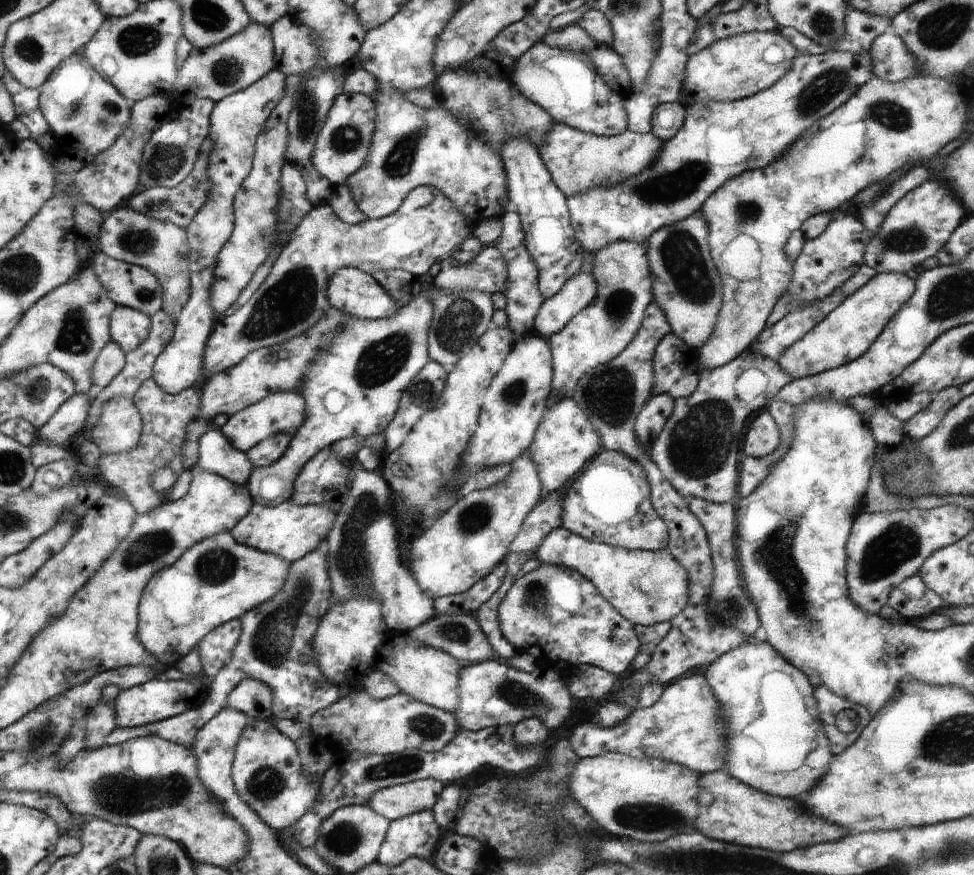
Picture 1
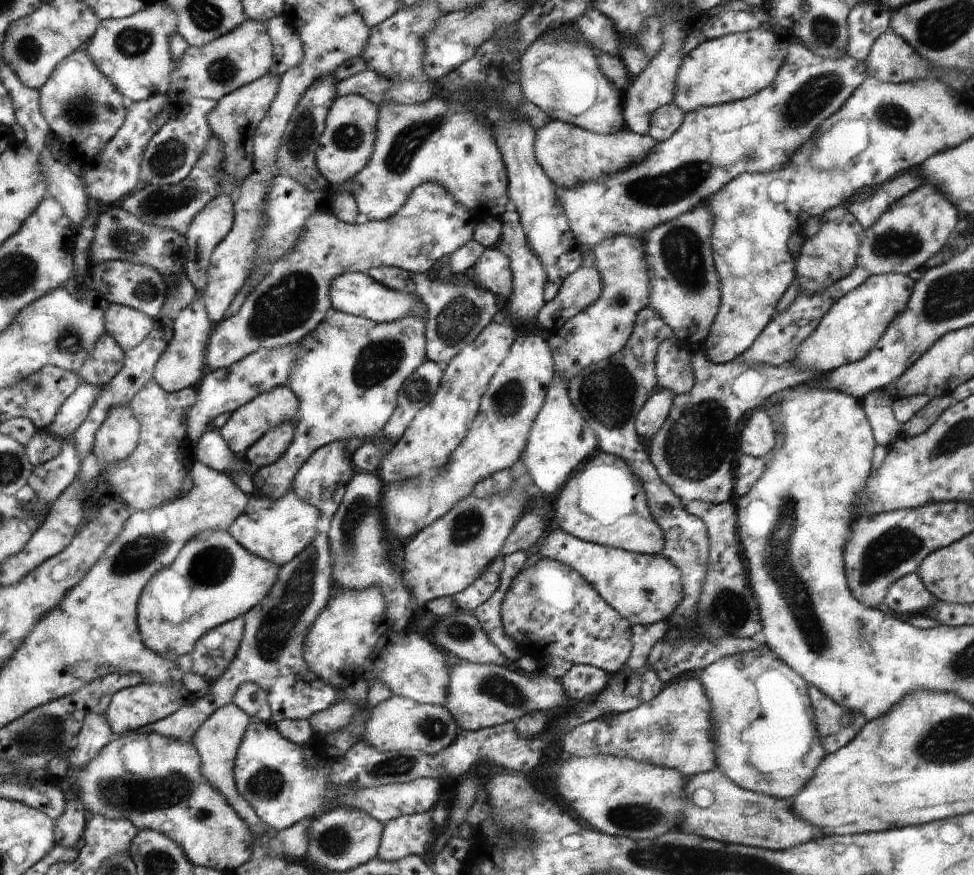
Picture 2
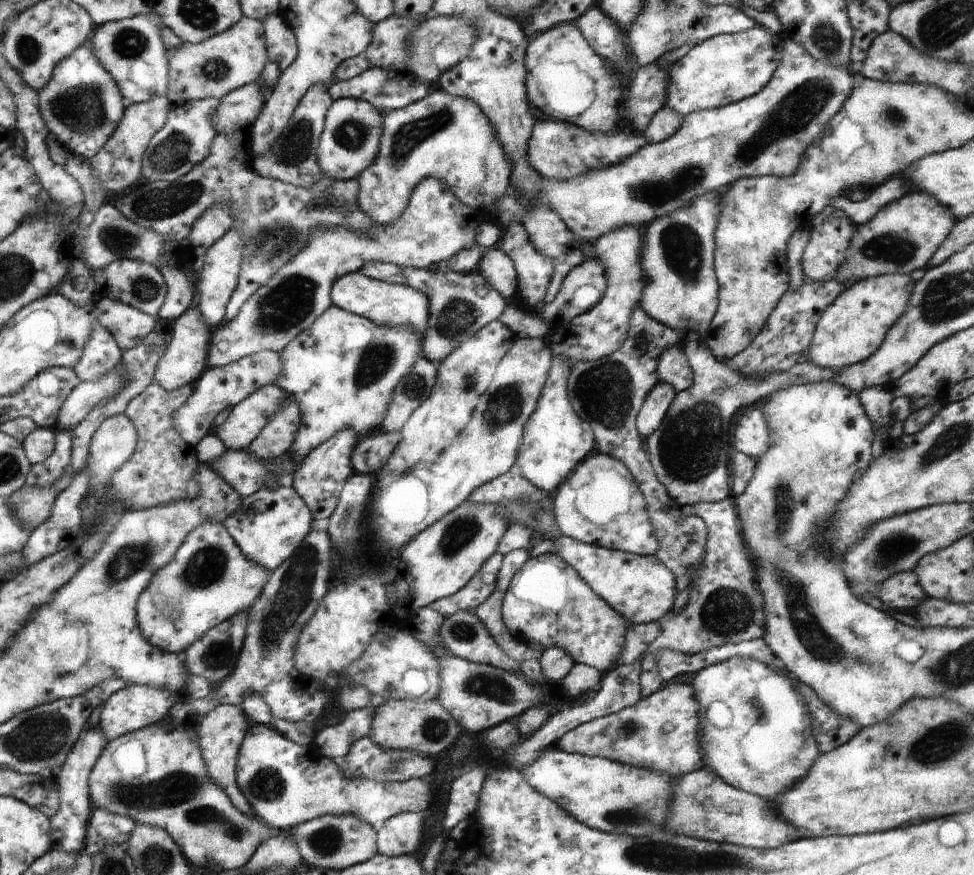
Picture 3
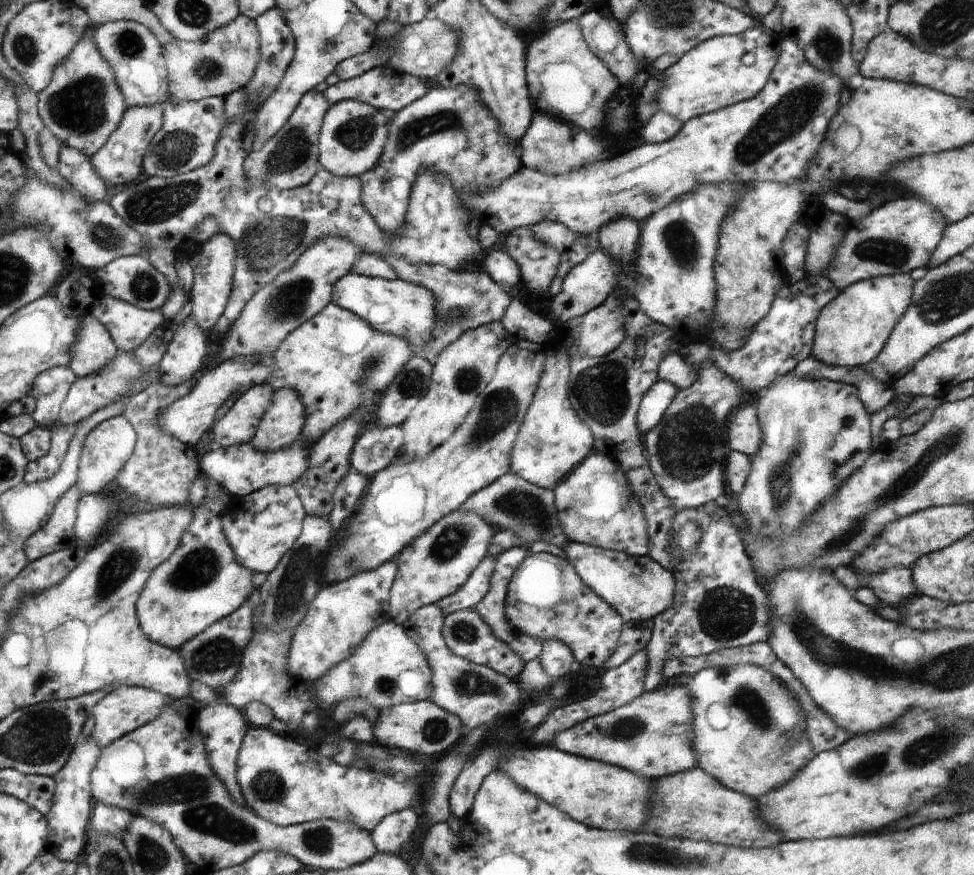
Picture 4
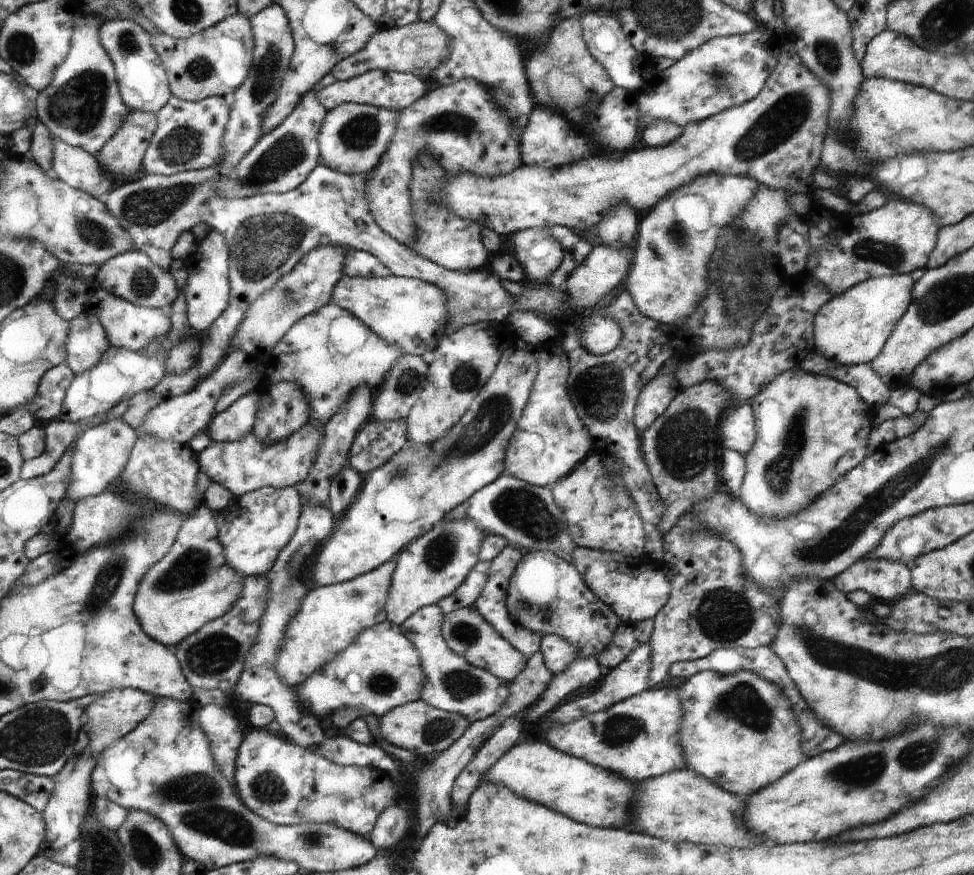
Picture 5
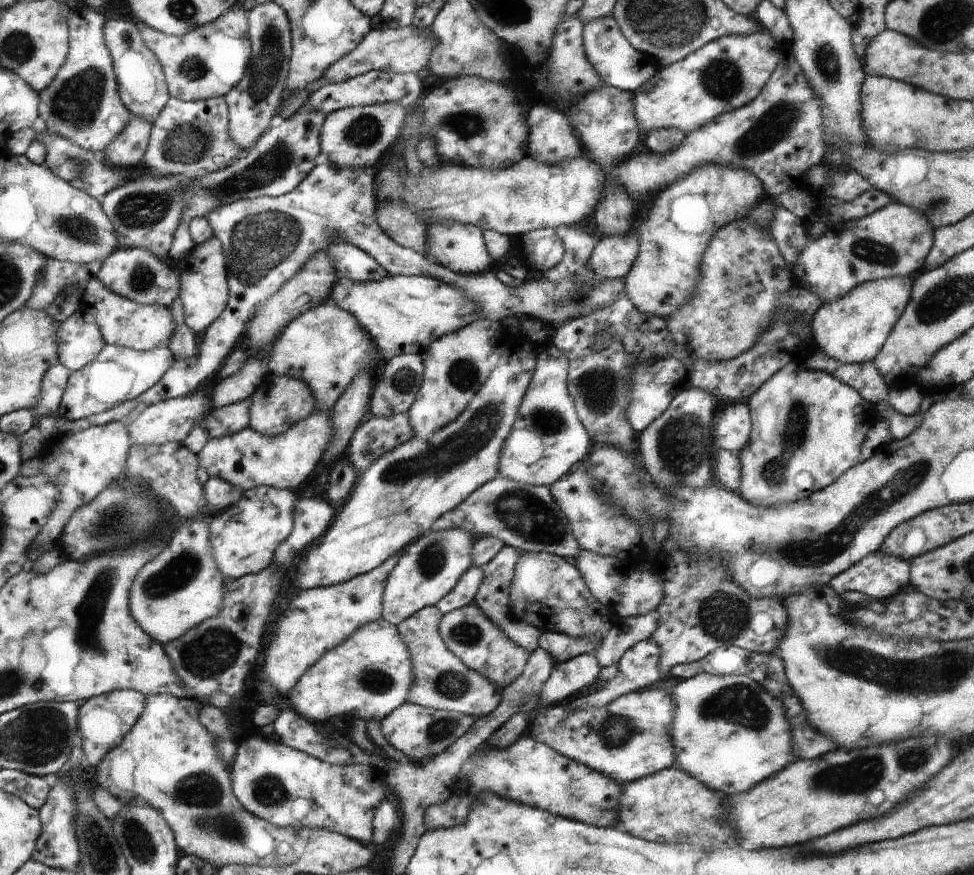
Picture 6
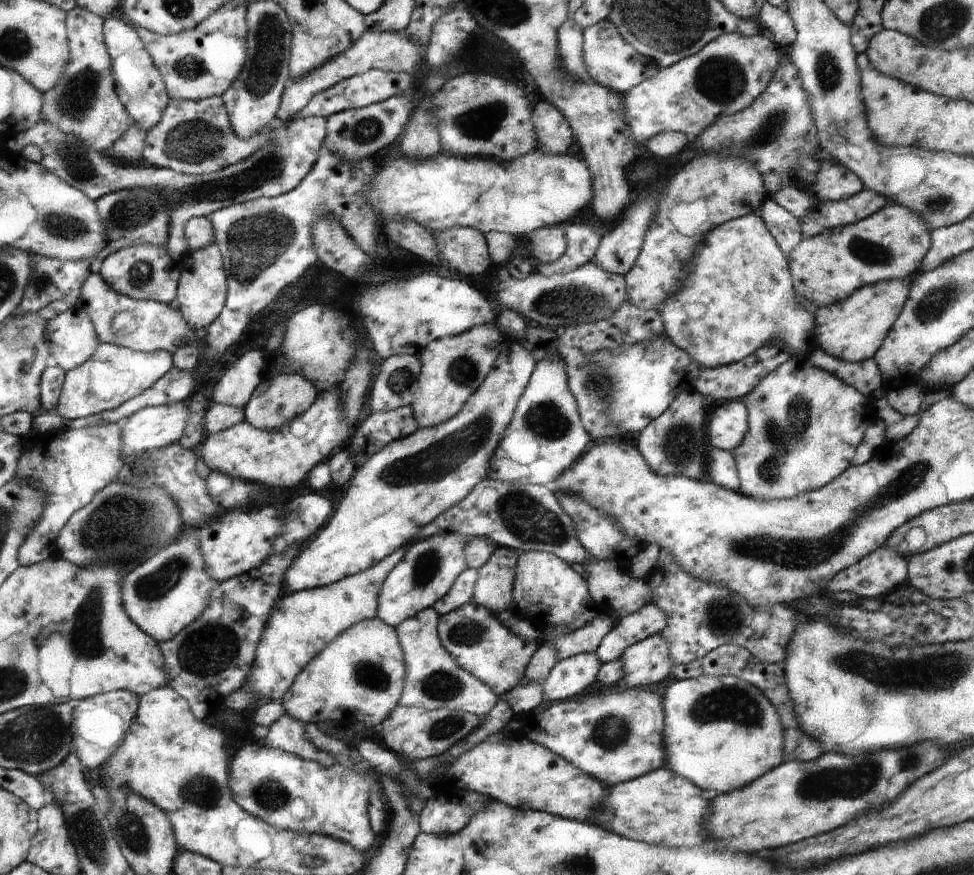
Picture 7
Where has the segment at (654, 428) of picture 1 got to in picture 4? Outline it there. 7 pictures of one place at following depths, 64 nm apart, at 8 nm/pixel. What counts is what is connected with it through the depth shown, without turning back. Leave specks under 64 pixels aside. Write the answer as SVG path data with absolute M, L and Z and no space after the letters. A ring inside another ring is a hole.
M659 379L644 396L643 406L639 410L639 429L645 434L663 420L664 413L679 394L679 389L667 380Z

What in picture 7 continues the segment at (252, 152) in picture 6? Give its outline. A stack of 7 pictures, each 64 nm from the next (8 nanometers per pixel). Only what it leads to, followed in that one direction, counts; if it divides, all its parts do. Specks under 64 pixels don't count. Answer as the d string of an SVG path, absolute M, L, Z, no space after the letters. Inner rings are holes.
M294 117L274 129L272 140L266 141L245 161L209 175L187 175L148 164L126 166L108 153L97 151L84 144L76 135L64 132L57 124L46 120L20 134L8 135L6 148L8 154L13 156L19 155L22 149L31 144L39 146L44 154L44 166L60 175L66 182L72 183L72 186L89 194L94 201L119 190L134 190L140 187L161 190L167 198L168 209L171 210L173 218L171 242L168 247L172 256L179 261L192 252L187 226L196 217L211 217L223 208L260 197L280 197L302 184L324 151L323 140L326 132L327 119L324 117Z

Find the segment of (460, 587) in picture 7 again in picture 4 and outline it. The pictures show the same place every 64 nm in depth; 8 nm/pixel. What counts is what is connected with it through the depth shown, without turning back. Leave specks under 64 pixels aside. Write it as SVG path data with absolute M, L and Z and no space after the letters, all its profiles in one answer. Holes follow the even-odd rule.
M486 557L462 588L450 596L444 597L442 601L435 602L435 605L439 606L446 616L457 610L474 609L489 593L491 578L496 566L497 557Z

